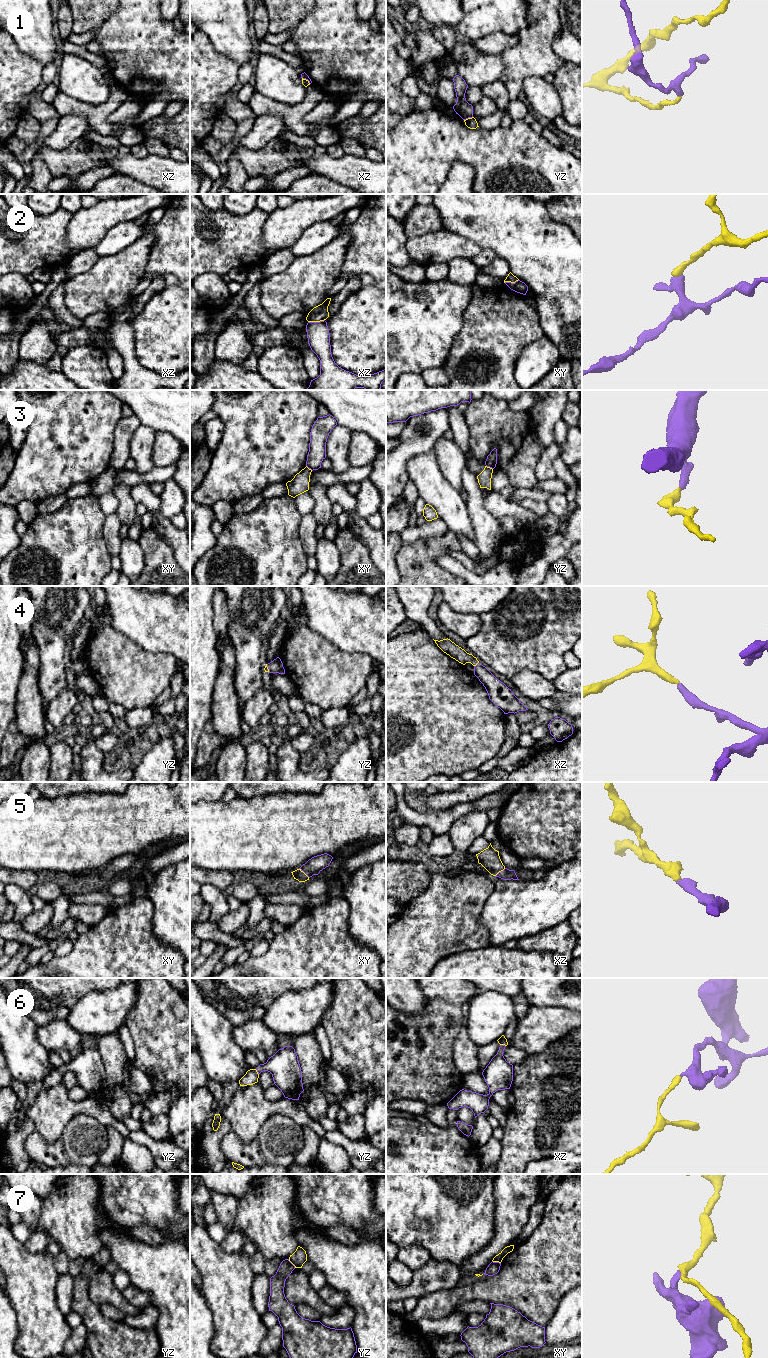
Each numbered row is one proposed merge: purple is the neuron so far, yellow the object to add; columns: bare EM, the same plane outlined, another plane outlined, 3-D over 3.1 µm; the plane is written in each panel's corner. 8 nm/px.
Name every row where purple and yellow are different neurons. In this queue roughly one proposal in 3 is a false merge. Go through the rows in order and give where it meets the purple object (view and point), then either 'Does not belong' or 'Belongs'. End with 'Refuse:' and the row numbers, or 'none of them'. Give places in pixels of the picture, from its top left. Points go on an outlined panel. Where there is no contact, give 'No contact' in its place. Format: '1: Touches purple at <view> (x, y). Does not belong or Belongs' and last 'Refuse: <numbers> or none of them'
1: Touches purple at yz (468, 117). Does not belong
2: Touches purple at xz (316, 322). Does not belong
3: Touches purple at yz (489, 466). Does not belong
4: Touches purple at xz (477, 664). Belongs
5: Touches purple at xy (304, 872). Belongs
6: Touches purple at xz (503, 1045). Belongs
7: Touches purple at yz (291, 1263). Does not belong
Refuse: 1, 2, 3, 7

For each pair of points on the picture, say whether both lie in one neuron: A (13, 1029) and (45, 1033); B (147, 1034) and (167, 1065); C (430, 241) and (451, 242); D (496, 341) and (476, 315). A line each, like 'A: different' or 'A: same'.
A: different
B: same
C: same
D: same

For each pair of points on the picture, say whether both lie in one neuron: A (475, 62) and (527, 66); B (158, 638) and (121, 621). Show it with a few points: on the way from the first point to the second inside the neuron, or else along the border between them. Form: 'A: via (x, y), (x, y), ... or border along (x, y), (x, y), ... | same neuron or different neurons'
A: border along (501, 54), (504, 60), (504, 70), (499, 79) | different neurons
B: via (149, 629), (141, 621), (130, 621) | same neuron

